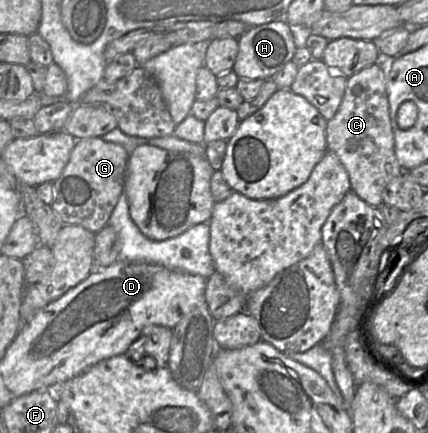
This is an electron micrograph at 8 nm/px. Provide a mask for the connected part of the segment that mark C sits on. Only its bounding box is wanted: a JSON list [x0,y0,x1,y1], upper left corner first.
[326,60,403,209]

